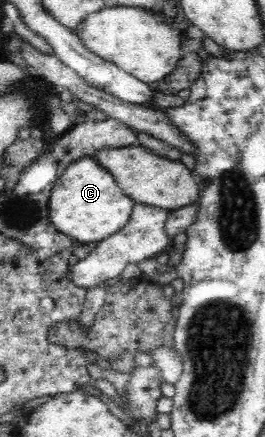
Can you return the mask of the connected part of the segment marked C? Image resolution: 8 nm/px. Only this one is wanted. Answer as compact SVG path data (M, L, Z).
M82 157L68 164L56 179L48 201L49 219L58 231L79 243L99 243L130 220L135 203L96 159Z

